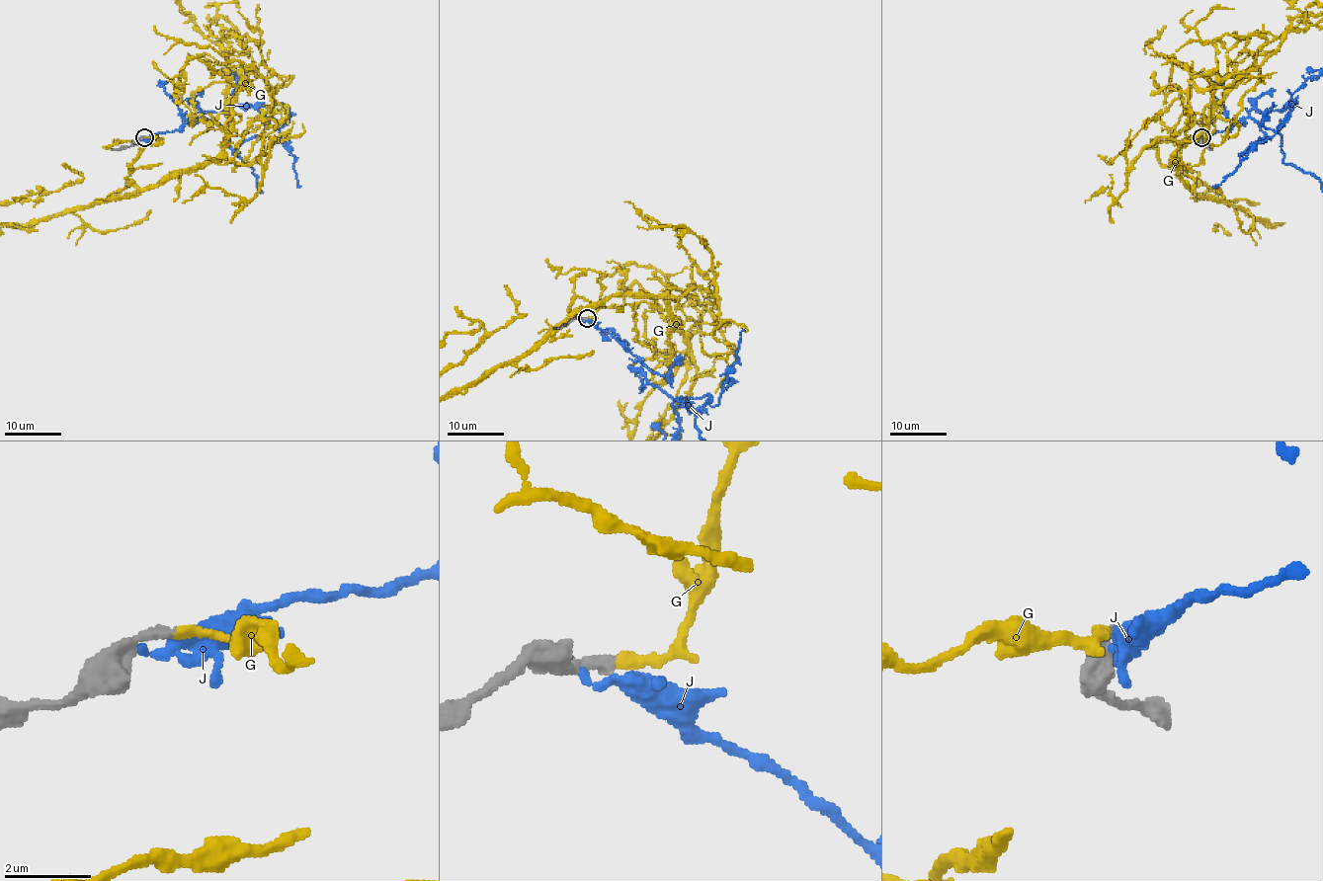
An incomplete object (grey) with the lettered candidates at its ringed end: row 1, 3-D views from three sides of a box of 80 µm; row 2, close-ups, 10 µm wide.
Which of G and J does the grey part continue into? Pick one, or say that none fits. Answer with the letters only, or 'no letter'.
G

